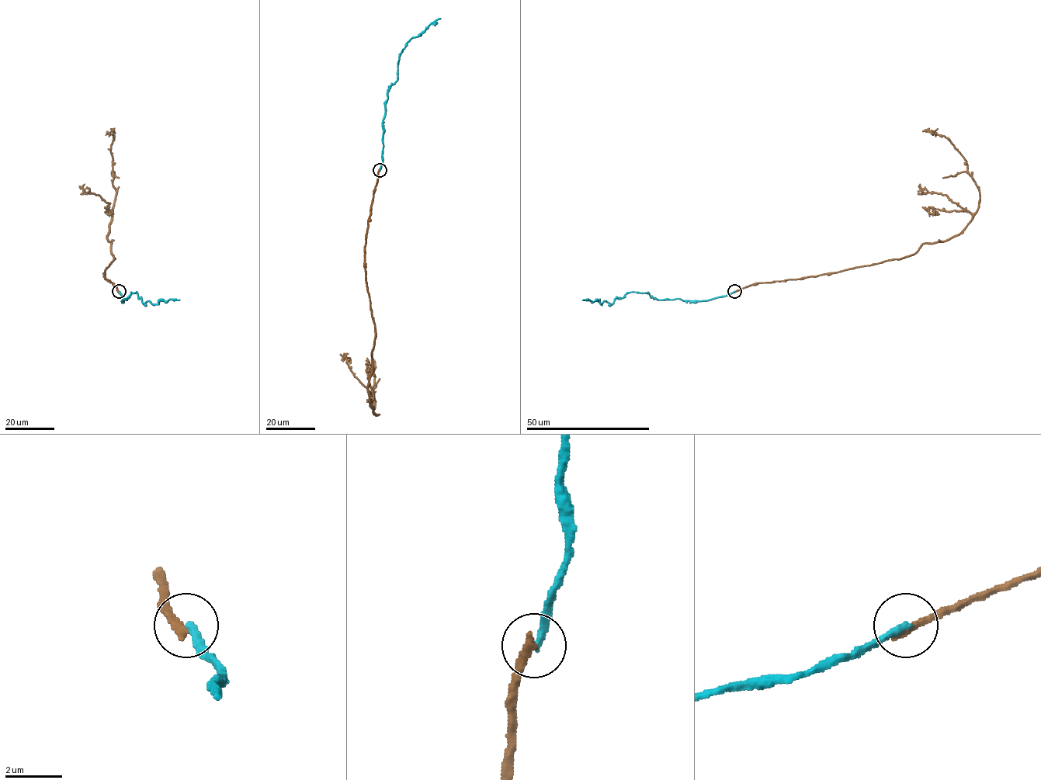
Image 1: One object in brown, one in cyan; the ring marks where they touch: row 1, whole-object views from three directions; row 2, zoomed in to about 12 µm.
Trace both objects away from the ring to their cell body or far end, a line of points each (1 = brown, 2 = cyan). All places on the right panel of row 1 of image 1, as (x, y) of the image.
1: (734, 292), (902, 258), (924, 243), (956, 236), (978, 209), (979, 188), (954, 145), (922, 131)
2: (734, 292), (702, 301), (654, 299), (648, 292), (630, 292), (612, 304), (582, 299)

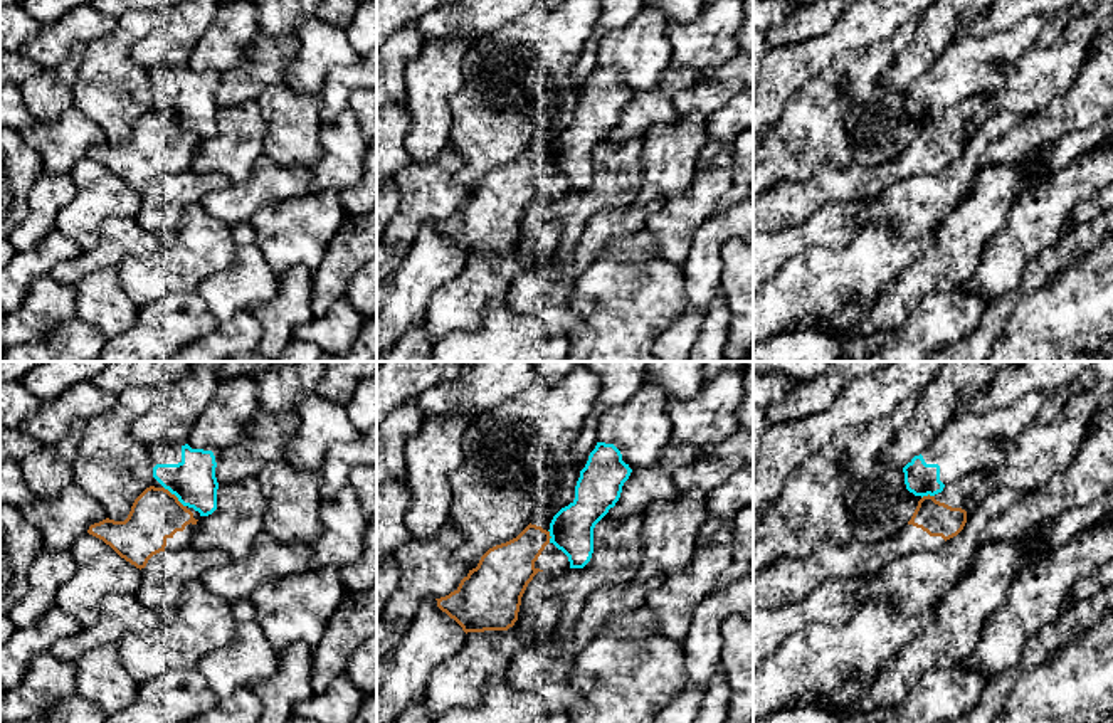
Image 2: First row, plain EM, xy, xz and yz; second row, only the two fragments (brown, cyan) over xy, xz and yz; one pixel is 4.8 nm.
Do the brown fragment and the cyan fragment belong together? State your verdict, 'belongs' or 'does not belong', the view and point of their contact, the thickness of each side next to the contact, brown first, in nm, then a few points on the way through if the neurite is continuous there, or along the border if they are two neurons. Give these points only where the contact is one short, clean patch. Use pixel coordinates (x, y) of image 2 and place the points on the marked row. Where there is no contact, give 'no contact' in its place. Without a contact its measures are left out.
does not belong | xy (175, 496) | 240/220 nm

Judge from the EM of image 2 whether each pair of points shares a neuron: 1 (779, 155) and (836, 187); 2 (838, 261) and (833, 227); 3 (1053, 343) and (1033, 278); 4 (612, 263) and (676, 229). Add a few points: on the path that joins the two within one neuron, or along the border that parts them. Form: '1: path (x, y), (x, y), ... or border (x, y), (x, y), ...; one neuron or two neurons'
1: border (851, 165), (821, 162), (807, 177), (775, 185); two neurons
2: border (858, 229), (841, 248), (812, 248), (797, 256); two neurons
3: border (1065, 268), (1039, 286), (1023, 291), (1007, 315); two neurons
4: border (644, 227), (656, 239), (658, 253), (680, 268); two neurons

